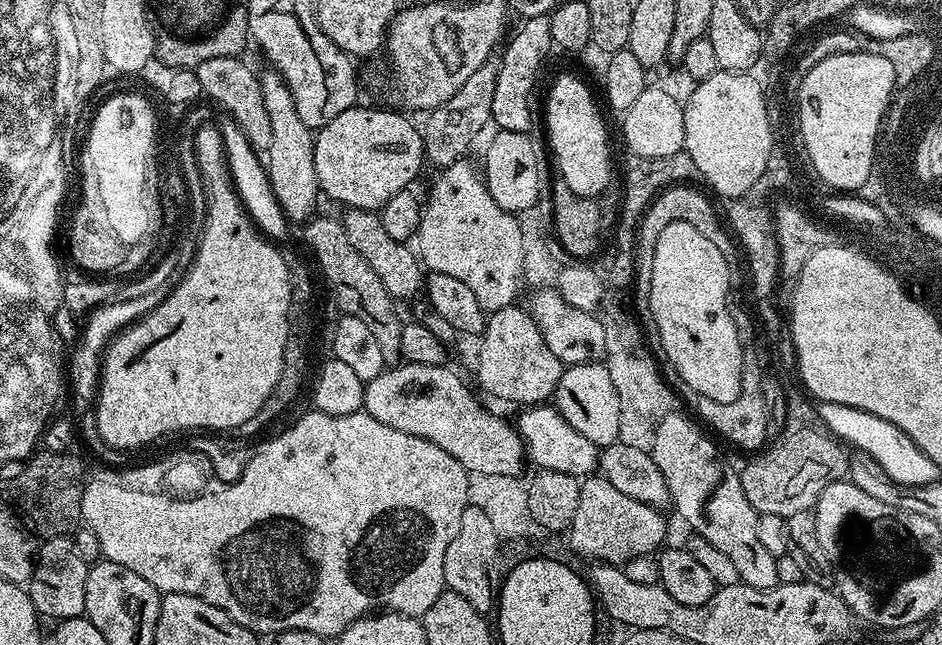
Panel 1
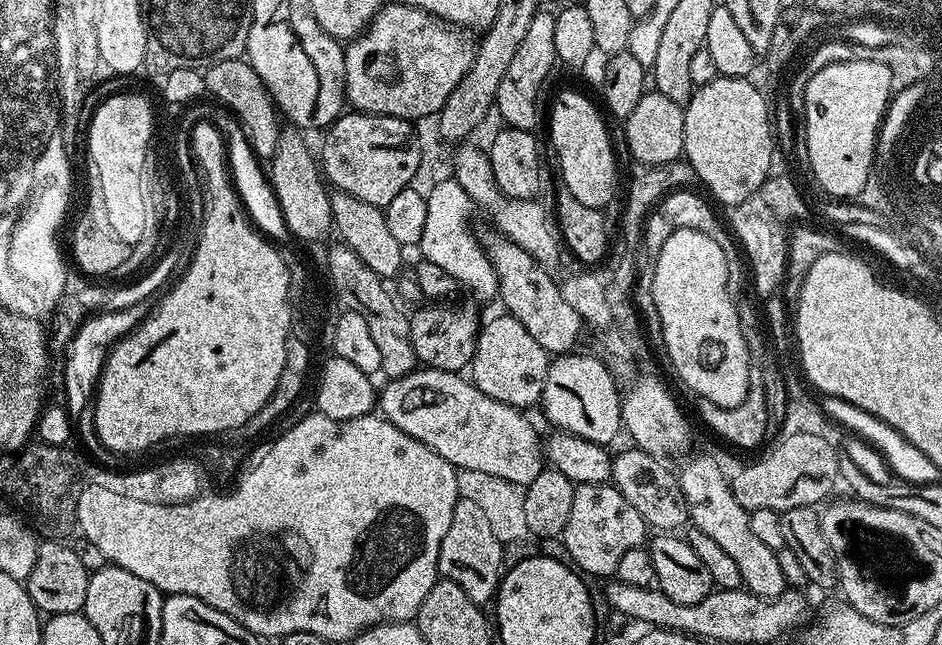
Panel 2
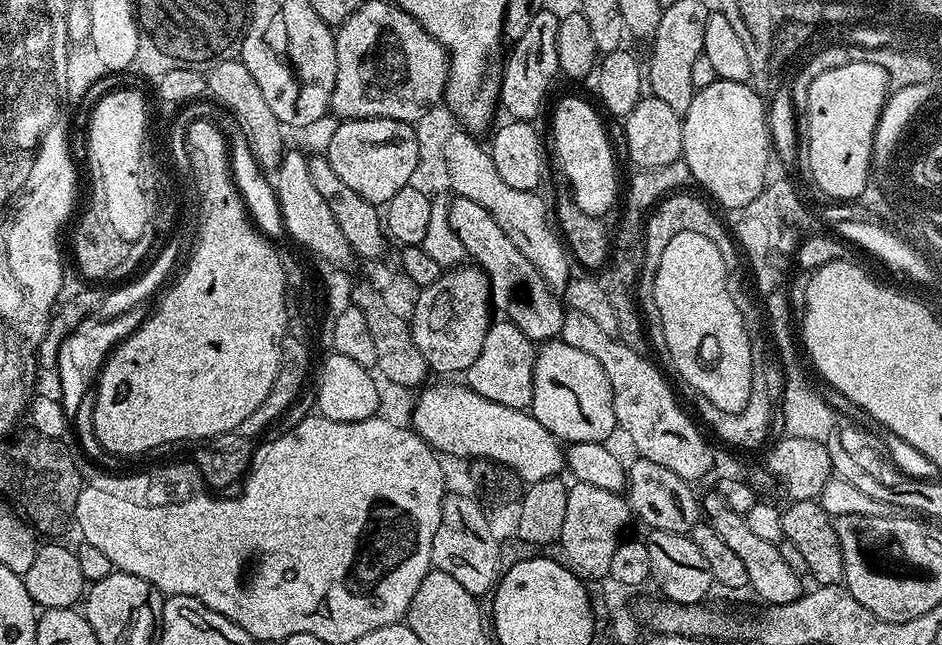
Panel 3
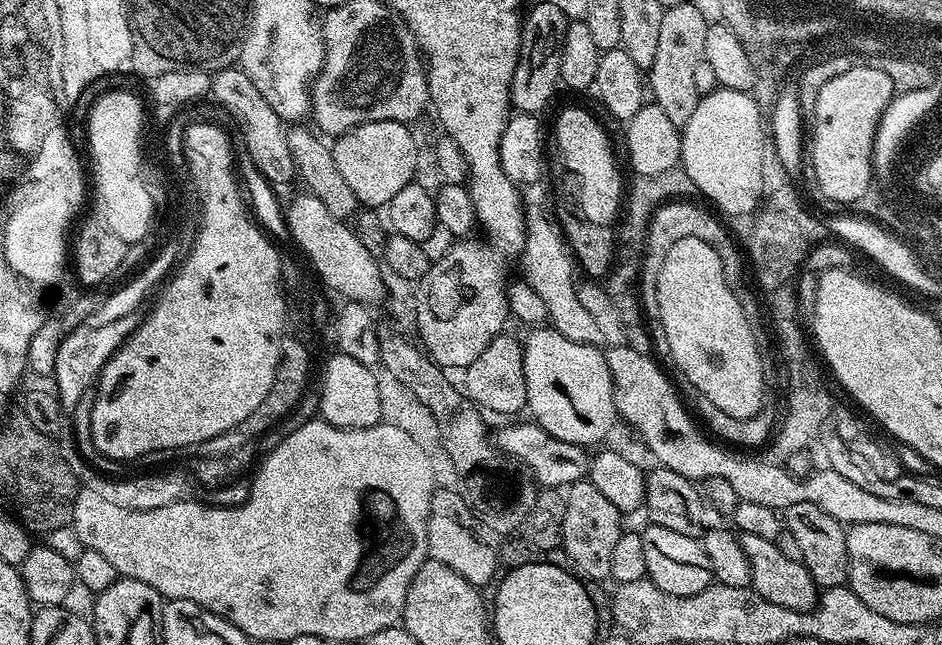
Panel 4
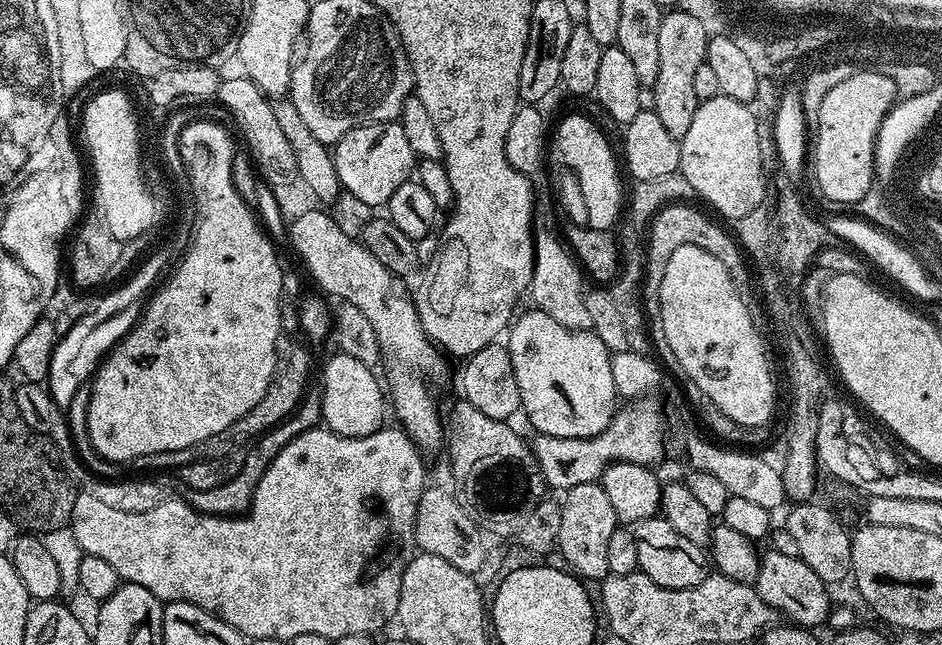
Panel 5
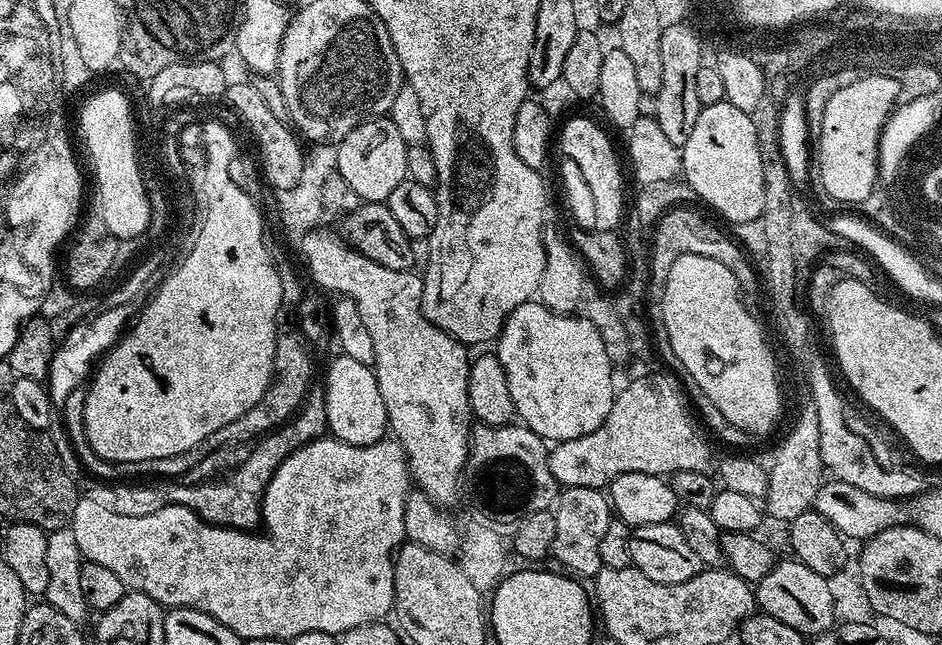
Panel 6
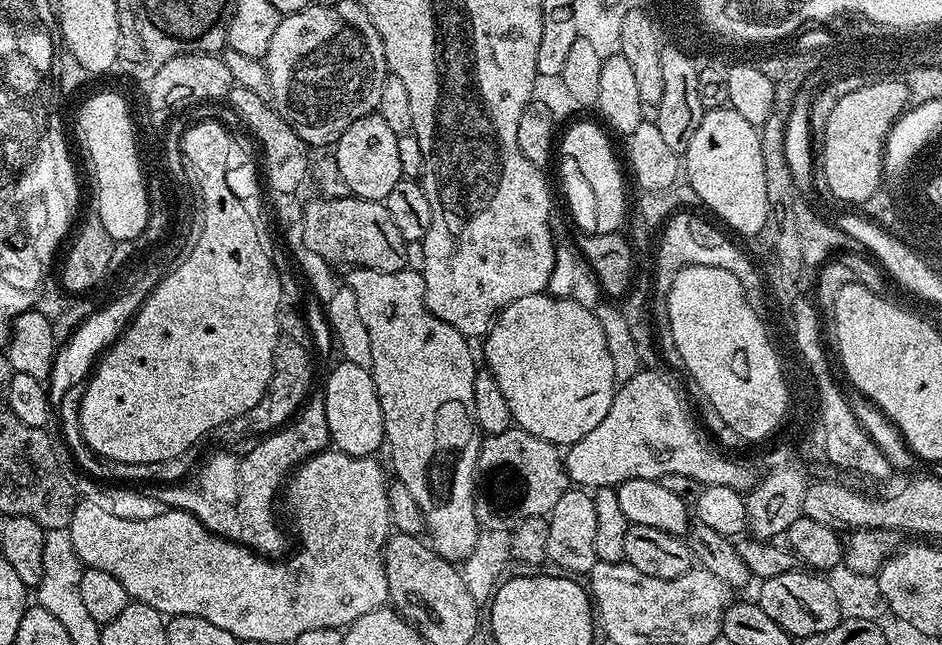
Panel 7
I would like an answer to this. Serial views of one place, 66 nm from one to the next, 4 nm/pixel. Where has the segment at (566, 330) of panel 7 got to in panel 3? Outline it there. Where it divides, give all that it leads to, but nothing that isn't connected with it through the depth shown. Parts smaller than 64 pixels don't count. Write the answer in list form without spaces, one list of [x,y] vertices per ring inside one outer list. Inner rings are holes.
[[[558,338],[539,345],[534,362],[534,398],[530,411],[550,434],[568,444],[599,444],[607,441],[607,436],[618,428],[606,370],[602,370],[598,358],[590,358],[590,354],[566,346],[566,342]]]

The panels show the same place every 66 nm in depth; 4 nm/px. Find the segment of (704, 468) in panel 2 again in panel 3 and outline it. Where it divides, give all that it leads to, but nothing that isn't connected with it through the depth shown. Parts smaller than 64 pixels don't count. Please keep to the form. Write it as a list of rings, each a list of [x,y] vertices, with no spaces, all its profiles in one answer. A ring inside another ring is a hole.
[[[713,498],[709,504],[706,504],[706,512],[707,515],[708,512],[712,515],[710,523],[718,534],[718,538],[722,538],[722,542],[726,542],[726,546],[730,546],[730,550],[734,550],[734,554],[738,554],[742,566],[746,566],[748,588],[751,591],[756,591],[764,599],[765,605],[789,604],[800,599],[802,595],[802,589],[800,589],[801,573],[792,569],[789,563],[782,558],[777,545],[757,538],[751,532],[750,526],[746,526],[743,515],[730,511],[719,499]]]

